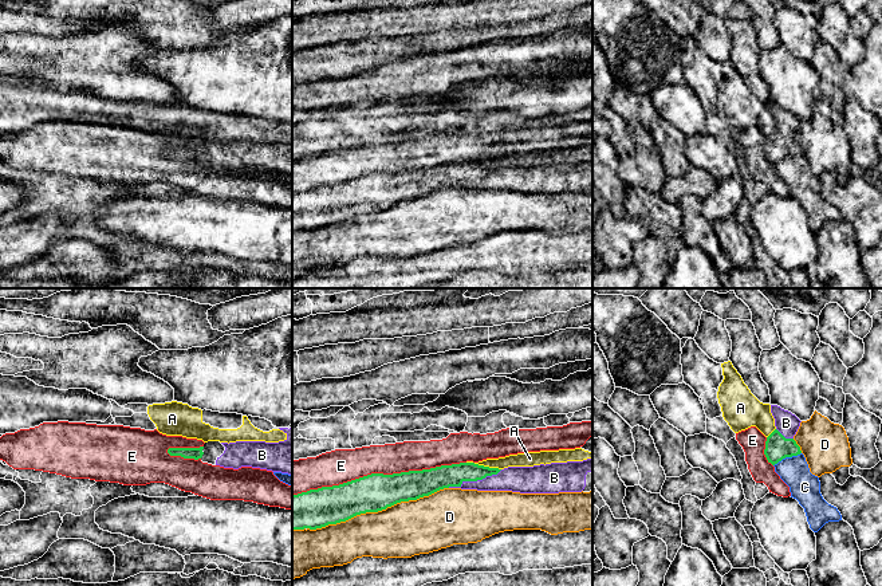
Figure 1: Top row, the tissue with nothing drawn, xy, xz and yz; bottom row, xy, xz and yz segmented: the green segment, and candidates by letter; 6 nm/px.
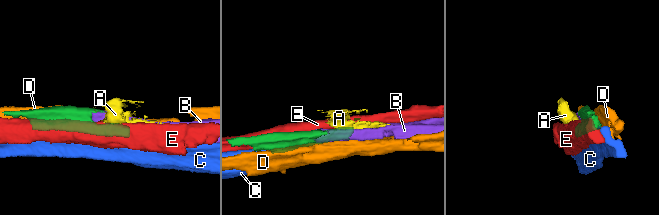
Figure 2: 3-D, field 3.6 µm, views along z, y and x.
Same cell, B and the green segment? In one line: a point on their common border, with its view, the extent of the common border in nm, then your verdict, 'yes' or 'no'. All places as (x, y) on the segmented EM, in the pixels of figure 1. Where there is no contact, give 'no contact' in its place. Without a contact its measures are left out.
meets green in xz at (475, 480); contact 340 nm long; yes

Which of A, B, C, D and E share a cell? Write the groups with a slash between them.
A / B / C / D / E

